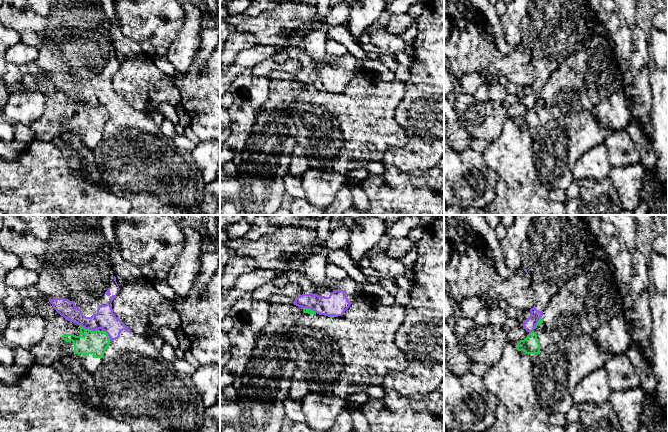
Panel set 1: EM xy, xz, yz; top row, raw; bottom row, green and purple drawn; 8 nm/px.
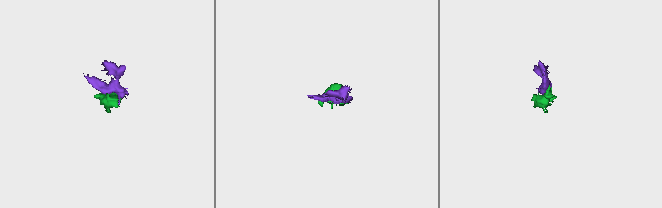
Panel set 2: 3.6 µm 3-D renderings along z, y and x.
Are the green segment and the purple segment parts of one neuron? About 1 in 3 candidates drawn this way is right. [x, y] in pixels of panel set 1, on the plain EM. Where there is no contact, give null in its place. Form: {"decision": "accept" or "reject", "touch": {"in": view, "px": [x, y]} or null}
{"decision": "reject", "touch": {"in": "xy", "px": [88, 105]}}

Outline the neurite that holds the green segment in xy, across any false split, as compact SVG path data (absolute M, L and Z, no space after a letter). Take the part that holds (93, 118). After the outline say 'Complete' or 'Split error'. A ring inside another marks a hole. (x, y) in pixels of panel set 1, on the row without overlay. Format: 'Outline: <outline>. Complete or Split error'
Outline: M35 61L25 66L25 71L32 75L38 88L46 96L45 113L29 125L34 133L34 140L49 141L52 135L63 131L78 134L82 141L94 149L110 120L105 107L85 105L77 99L66 96L49 78L48 72Z. Split error

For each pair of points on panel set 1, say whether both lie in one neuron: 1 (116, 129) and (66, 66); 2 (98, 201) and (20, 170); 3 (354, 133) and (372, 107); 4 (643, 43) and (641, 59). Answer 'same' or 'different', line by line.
1: same
2: same
3: same
4: same

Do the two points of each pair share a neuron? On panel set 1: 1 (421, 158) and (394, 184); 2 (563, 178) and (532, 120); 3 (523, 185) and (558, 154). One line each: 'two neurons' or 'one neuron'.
1: two neurons
2: two neurons
3: two neurons

